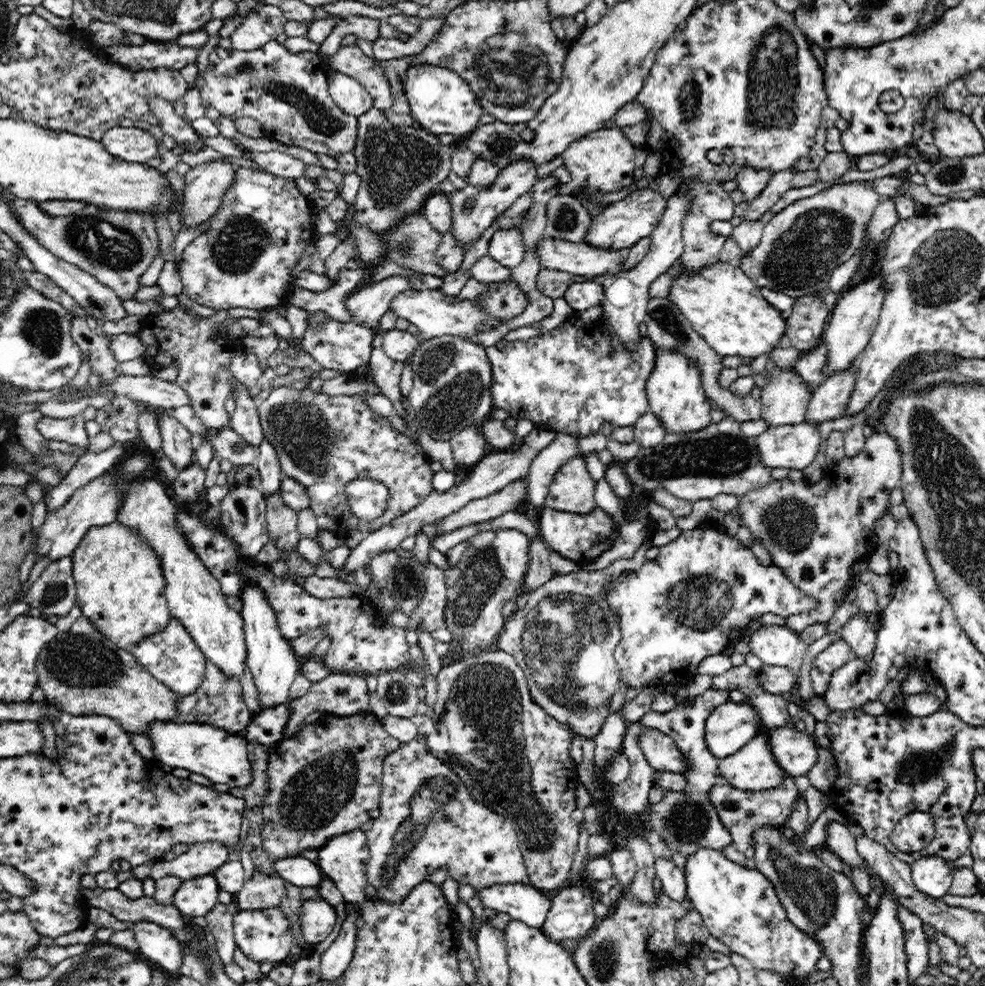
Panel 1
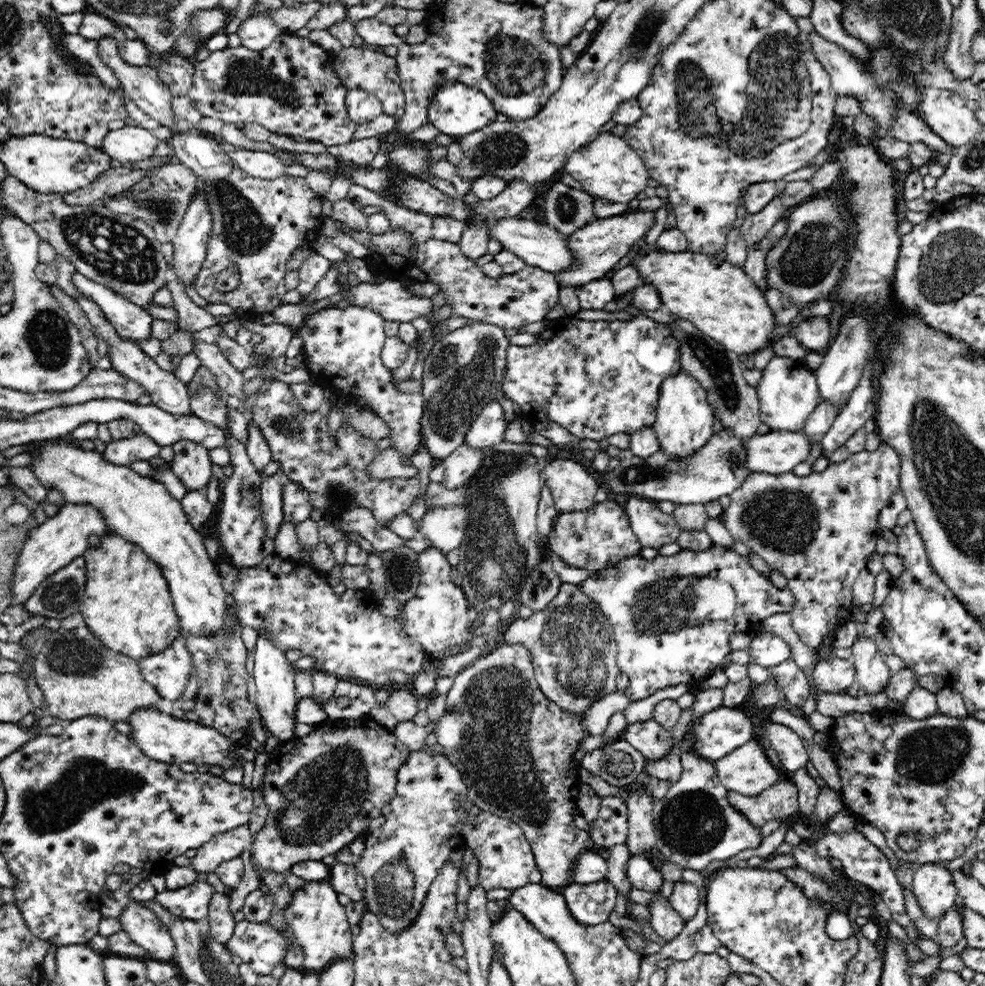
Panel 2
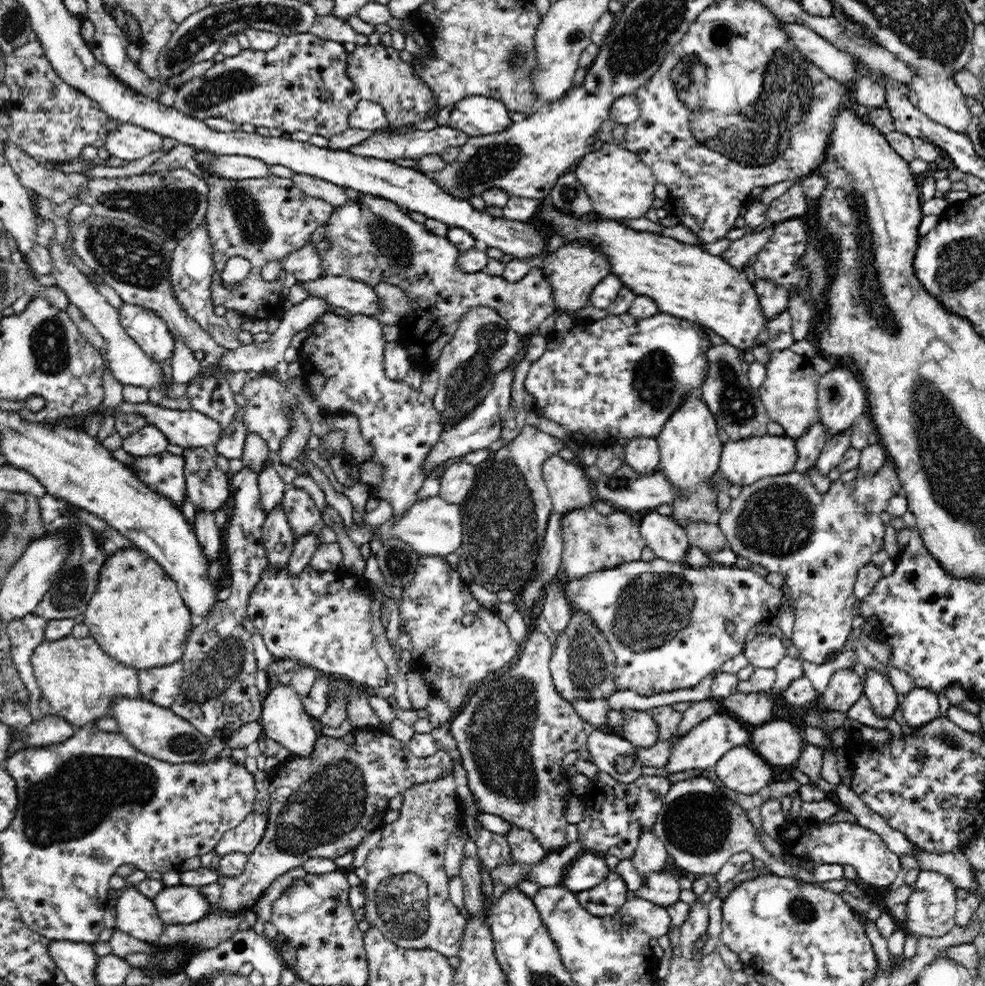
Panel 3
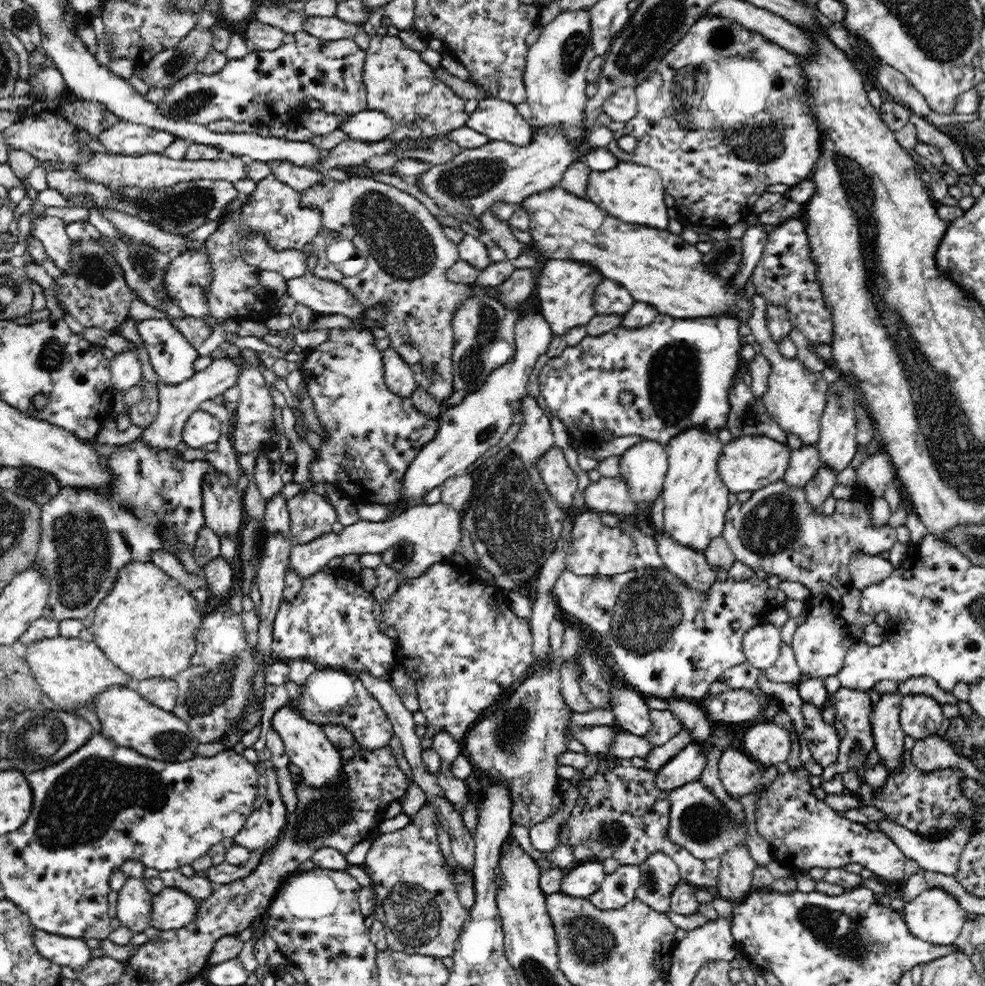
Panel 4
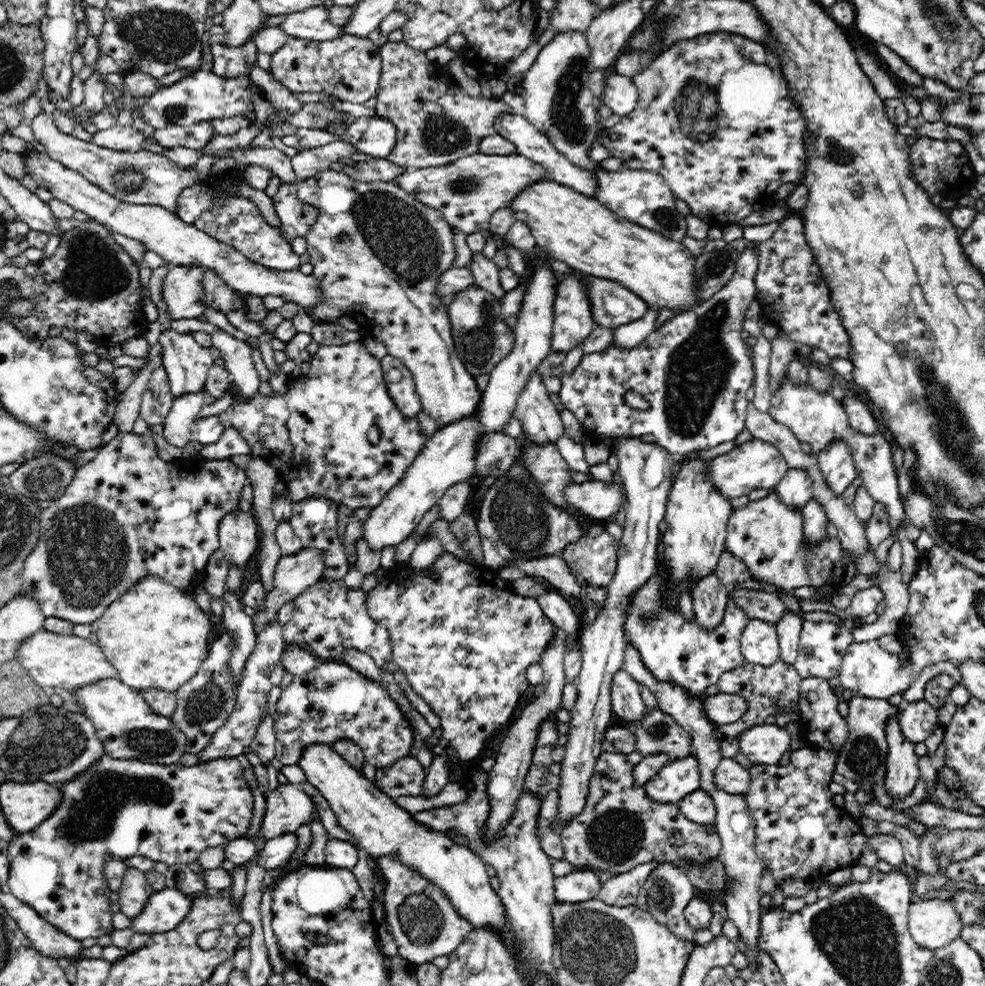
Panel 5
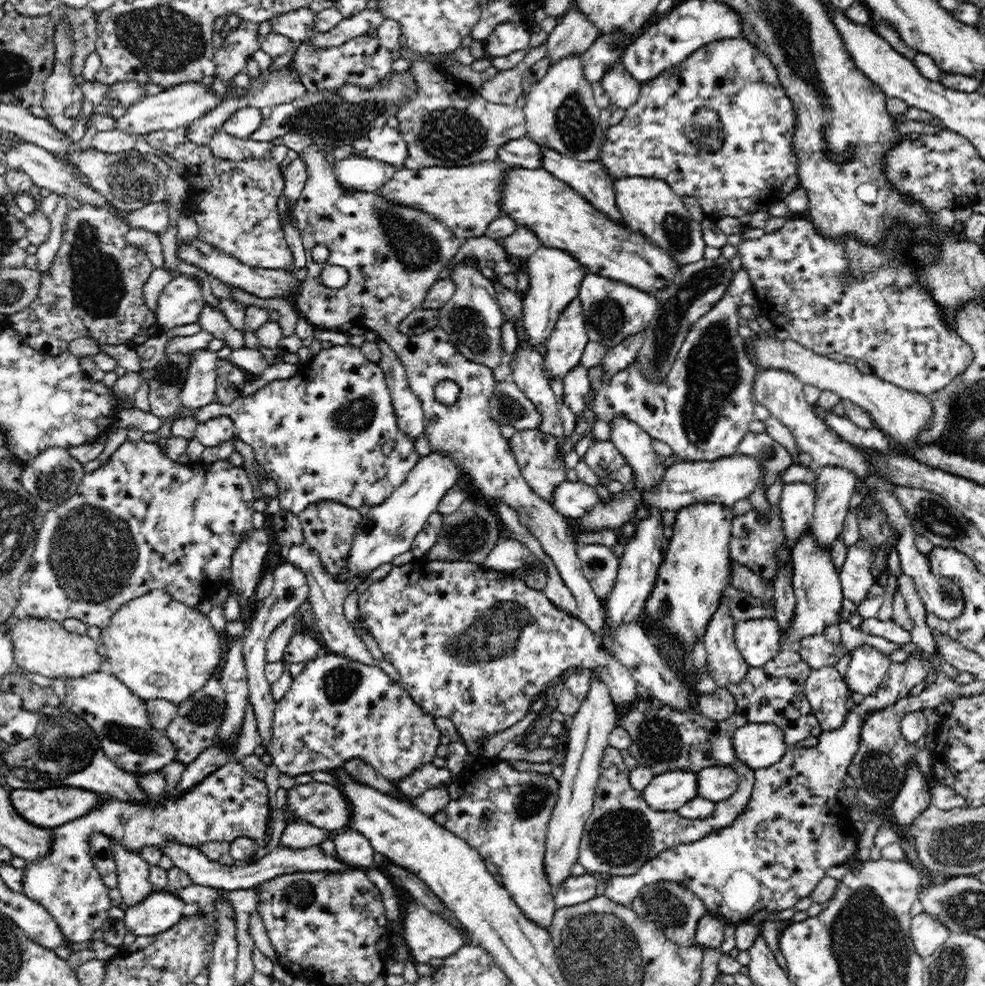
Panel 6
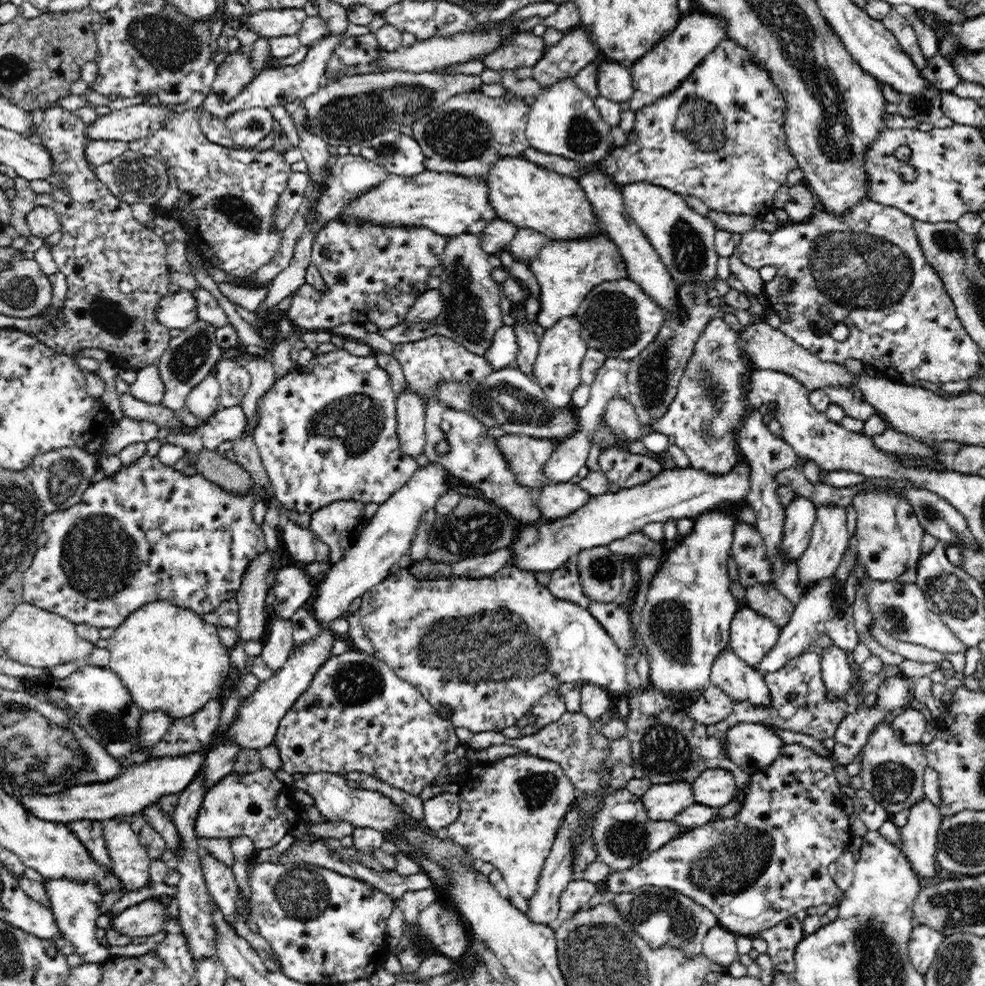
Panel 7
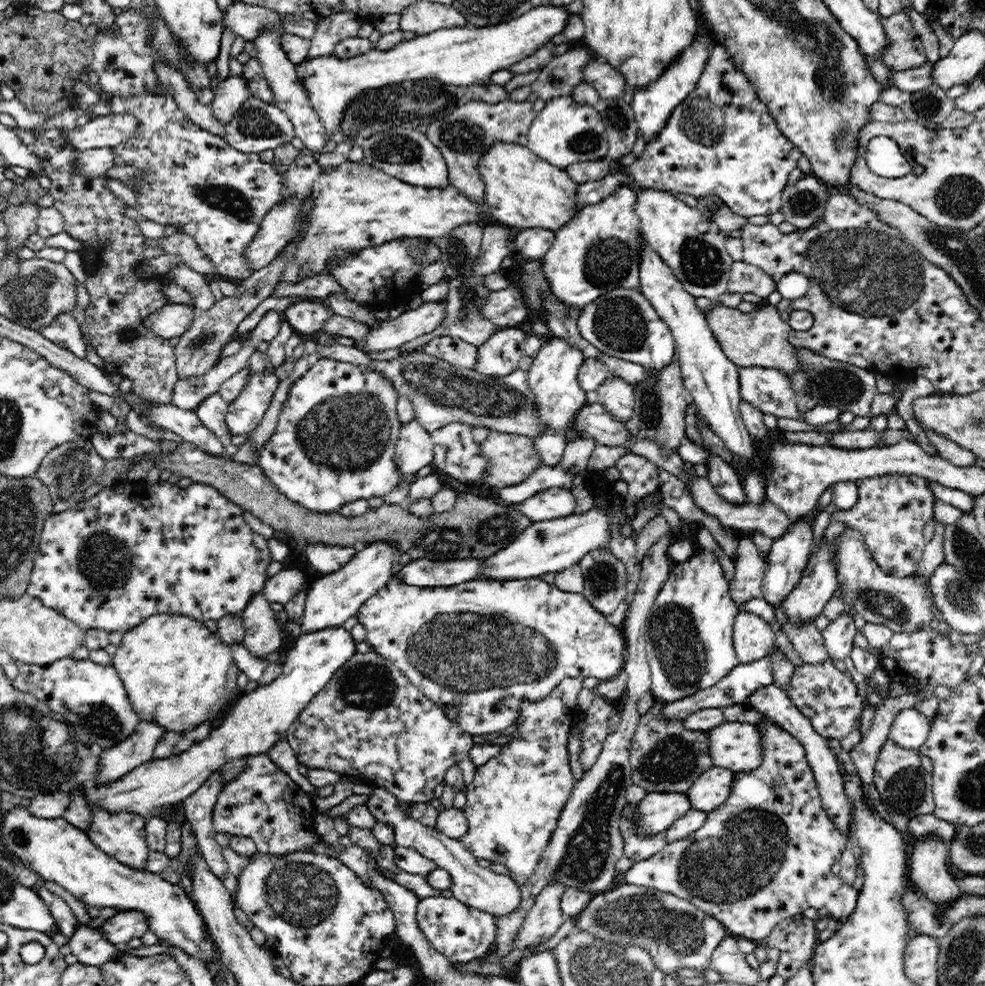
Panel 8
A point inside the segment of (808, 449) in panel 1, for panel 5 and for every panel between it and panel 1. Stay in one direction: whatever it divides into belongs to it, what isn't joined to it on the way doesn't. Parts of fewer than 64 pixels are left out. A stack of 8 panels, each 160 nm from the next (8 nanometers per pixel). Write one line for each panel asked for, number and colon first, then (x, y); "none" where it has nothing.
2: (775, 452)
3: (743, 462)
4: (746, 464)
5: (756, 464)

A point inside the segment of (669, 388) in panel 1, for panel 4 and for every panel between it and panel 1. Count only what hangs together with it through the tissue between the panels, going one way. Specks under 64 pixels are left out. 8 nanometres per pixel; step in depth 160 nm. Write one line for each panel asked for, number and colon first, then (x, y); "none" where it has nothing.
2: (683, 423)
3: (689, 447)
4: (695, 499)

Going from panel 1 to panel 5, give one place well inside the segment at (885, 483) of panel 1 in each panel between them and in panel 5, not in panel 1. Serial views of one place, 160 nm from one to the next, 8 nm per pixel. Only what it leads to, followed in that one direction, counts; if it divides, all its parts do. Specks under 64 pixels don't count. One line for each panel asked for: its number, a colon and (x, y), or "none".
2: (818, 530)
3: (818, 542)
4: (776, 530)
5: (766, 534)

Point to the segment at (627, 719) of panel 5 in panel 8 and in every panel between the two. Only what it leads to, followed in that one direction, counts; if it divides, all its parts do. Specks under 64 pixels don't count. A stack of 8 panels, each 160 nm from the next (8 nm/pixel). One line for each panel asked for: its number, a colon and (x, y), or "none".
6: (476, 646)
7: (490, 648)
8: (486, 646)

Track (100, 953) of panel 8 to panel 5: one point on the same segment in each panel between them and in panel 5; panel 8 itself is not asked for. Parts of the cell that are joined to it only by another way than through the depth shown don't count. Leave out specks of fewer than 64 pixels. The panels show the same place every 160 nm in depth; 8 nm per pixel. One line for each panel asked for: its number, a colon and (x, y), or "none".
5: (171, 813)
6: (230, 803)
7: (75, 905)

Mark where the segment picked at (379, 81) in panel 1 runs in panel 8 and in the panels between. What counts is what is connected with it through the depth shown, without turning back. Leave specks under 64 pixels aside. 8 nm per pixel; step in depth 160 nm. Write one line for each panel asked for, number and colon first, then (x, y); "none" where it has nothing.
2: (362, 67)
3: (378, 73)
4: (399, 83)
5: (437, 123)
6: (446, 123)
7: (466, 135)
8: (463, 134)

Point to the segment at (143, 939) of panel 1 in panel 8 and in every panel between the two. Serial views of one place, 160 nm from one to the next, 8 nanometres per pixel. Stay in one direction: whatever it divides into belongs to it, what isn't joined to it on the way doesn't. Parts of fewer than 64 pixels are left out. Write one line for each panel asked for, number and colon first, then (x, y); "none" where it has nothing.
2: (144, 927)
3: (136, 915)
4: (134, 900)
5: (135, 891)
6: (134, 884)
7: (130, 863)
8: (121, 835)

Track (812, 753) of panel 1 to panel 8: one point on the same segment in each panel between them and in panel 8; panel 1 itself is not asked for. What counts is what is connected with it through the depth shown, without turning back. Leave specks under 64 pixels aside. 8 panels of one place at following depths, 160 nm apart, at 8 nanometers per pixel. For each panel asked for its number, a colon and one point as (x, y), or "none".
2: (789, 747)
3: (779, 743)
4: (768, 744)
5: (765, 744)
6: (759, 746)
7: (752, 747)
8: (737, 746)

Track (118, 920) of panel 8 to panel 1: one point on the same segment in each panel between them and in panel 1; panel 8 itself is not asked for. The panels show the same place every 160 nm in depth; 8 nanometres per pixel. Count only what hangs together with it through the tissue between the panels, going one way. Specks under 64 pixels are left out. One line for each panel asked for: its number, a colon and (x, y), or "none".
1: (196, 897)
2: (192, 902)
3: (180, 904)
4: (172, 908)
5: (165, 909)
6: (160, 910)
7: (148, 917)

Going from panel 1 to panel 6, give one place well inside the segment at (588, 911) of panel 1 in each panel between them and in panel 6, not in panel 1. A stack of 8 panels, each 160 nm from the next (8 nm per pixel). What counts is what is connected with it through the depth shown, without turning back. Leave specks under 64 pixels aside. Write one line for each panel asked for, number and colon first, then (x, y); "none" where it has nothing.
2: (591, 904)
3: (605, 899)
4: (618, 888)
5: (621, 889)
6: (795, 827)

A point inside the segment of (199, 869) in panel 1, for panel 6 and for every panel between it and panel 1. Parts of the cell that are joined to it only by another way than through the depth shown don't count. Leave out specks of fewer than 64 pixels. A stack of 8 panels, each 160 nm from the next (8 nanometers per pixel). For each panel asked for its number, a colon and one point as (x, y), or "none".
2: (224, 846)
3: (244, 838)
4: (264, 826)
5: (287, 808)
6: (321, 805)

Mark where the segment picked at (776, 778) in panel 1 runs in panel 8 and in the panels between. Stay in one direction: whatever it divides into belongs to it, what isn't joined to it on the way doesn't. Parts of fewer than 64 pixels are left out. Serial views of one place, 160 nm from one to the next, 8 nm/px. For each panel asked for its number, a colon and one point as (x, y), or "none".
2: (747, 770)
3: (741, 769)
4: (740, 774)
5: (730, 776)
6: (717, 784)
7: (716, 787)
8: (711, 789)

